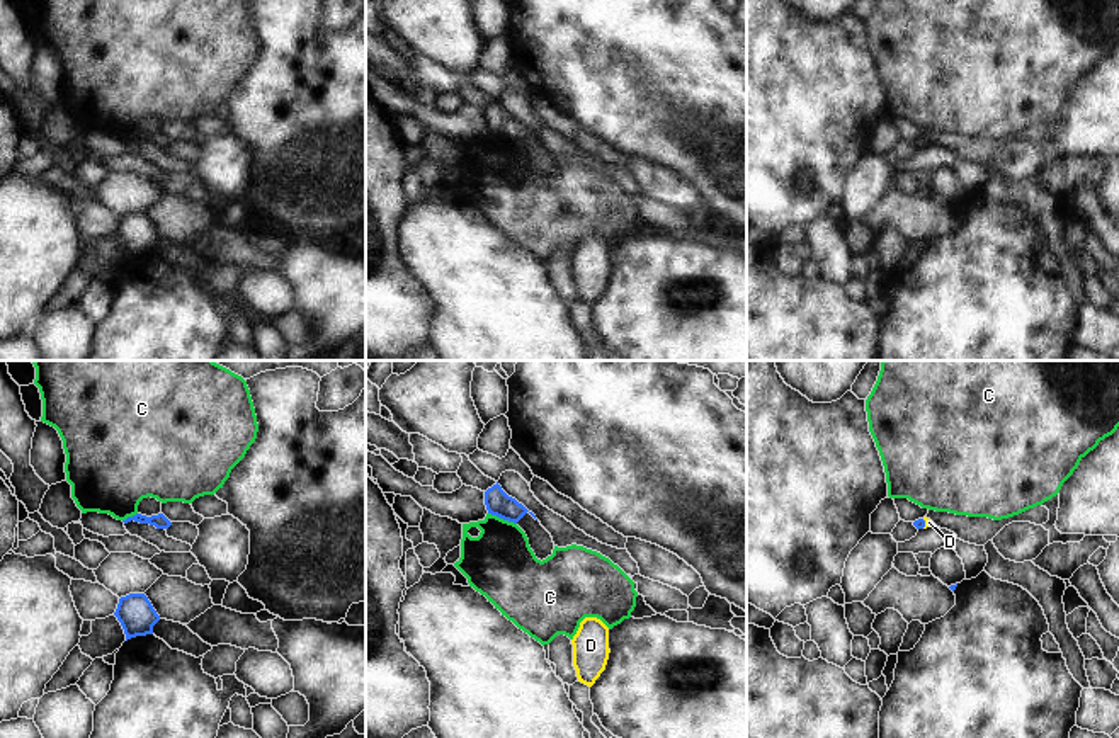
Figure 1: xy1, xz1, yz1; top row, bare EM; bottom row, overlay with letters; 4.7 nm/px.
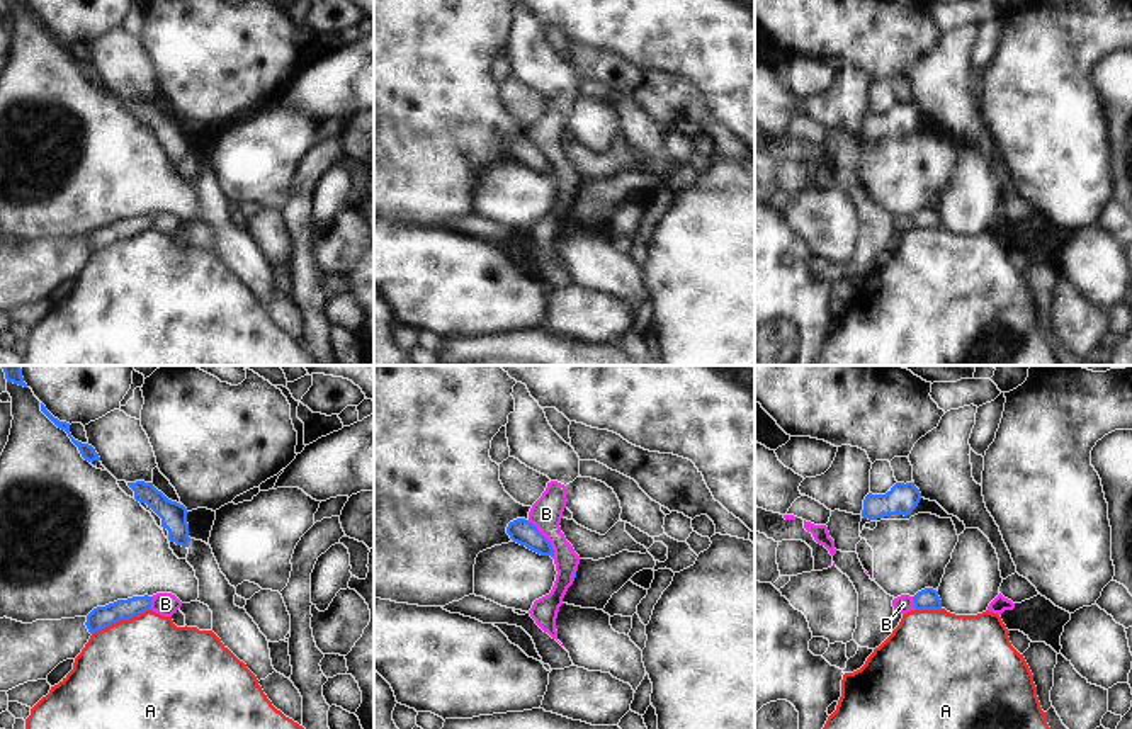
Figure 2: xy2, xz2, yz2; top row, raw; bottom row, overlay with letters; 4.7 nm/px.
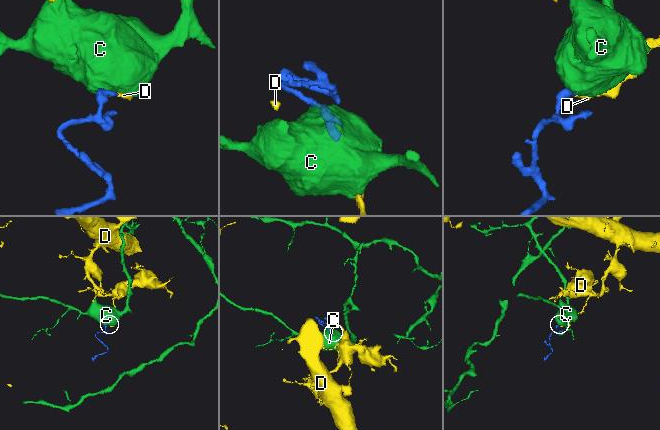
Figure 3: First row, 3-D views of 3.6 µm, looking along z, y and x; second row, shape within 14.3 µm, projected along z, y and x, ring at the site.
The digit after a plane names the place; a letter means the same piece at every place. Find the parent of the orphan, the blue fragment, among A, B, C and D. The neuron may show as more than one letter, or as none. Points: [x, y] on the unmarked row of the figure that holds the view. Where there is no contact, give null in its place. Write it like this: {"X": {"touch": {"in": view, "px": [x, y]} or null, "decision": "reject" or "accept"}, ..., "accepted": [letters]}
{"A": {"touch": {"in": "xy2", "px": [121, 238]}, "decision": "reject"}, "B": {"touch": {"in": "xz2", "px": [544, 157]}, "decision": "reject"}, "C": {"touch": {"in": "xz1", "px": [502, 136]}, "decision": "reject"}, "D": {"touch": {"in": "yz1", "px": [924, 143]}, "decision": "accept"}, "accepted": ["D"]}

